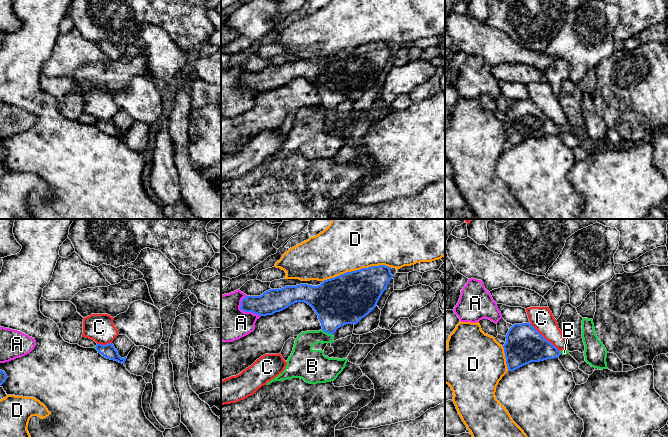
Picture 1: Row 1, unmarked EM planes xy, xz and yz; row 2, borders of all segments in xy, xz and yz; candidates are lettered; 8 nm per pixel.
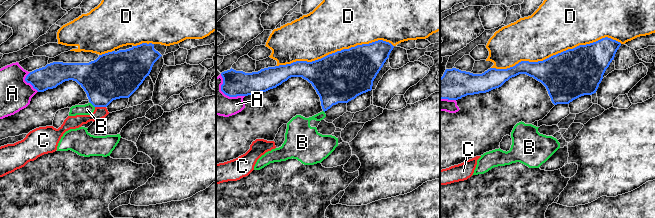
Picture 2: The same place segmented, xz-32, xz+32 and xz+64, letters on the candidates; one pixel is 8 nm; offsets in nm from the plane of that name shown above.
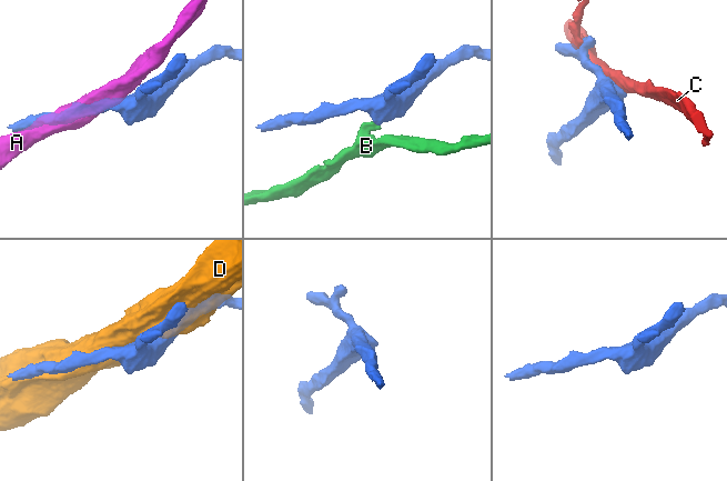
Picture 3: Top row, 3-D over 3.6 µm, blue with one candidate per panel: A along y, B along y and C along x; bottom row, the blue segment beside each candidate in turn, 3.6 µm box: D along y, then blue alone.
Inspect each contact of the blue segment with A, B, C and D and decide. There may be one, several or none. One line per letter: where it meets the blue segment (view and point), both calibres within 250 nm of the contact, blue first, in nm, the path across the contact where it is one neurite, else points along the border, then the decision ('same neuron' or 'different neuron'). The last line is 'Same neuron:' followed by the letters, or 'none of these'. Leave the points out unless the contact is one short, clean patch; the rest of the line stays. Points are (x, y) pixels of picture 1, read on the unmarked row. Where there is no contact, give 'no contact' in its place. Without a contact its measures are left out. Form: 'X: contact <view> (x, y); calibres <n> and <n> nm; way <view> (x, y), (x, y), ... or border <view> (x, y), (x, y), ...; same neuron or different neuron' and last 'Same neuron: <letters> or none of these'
A: contact xz (245, 87); calibres 190 and 360 nm; different neuron
B: contact xz (327, 108); calibres 360 and 180 nm; border xz (322, 105), (332, 111); different neuron
C: contact yz (543, 113); calibres 300 and 190 nm; different neuron
D: contact xz (356, 46); calibres 400 and 400 nm; different neuron
Same neuron: none of these

